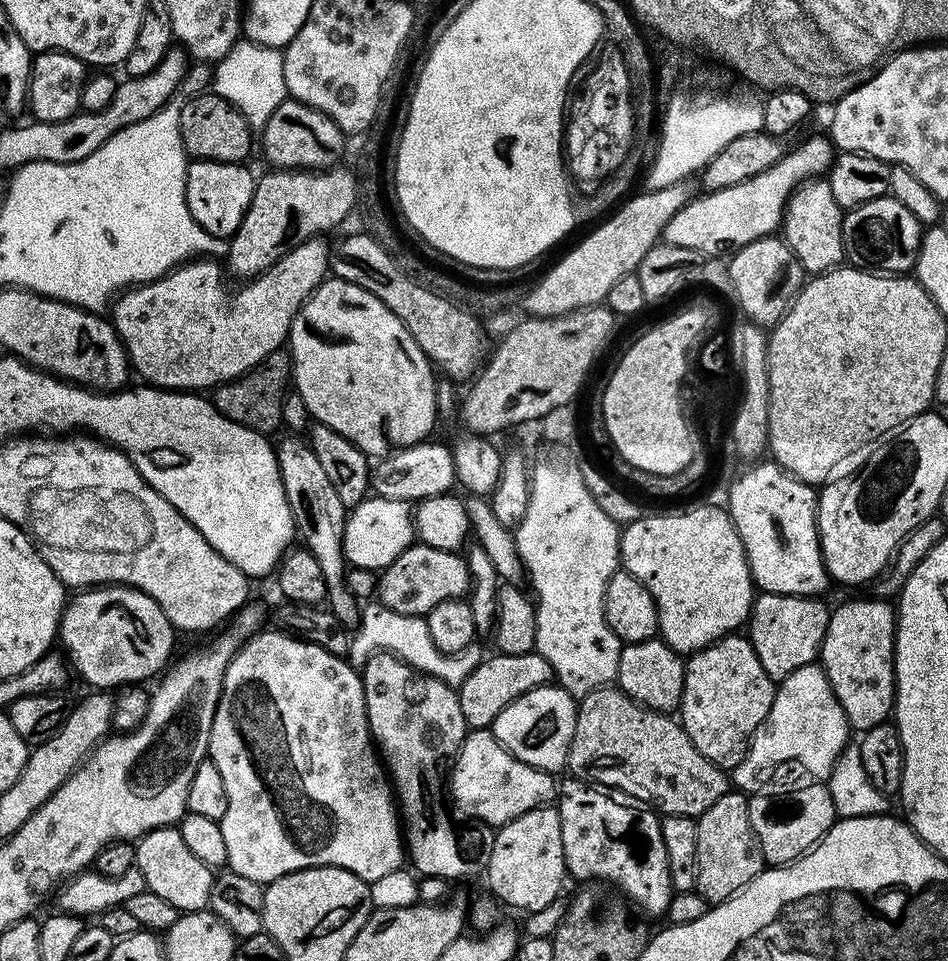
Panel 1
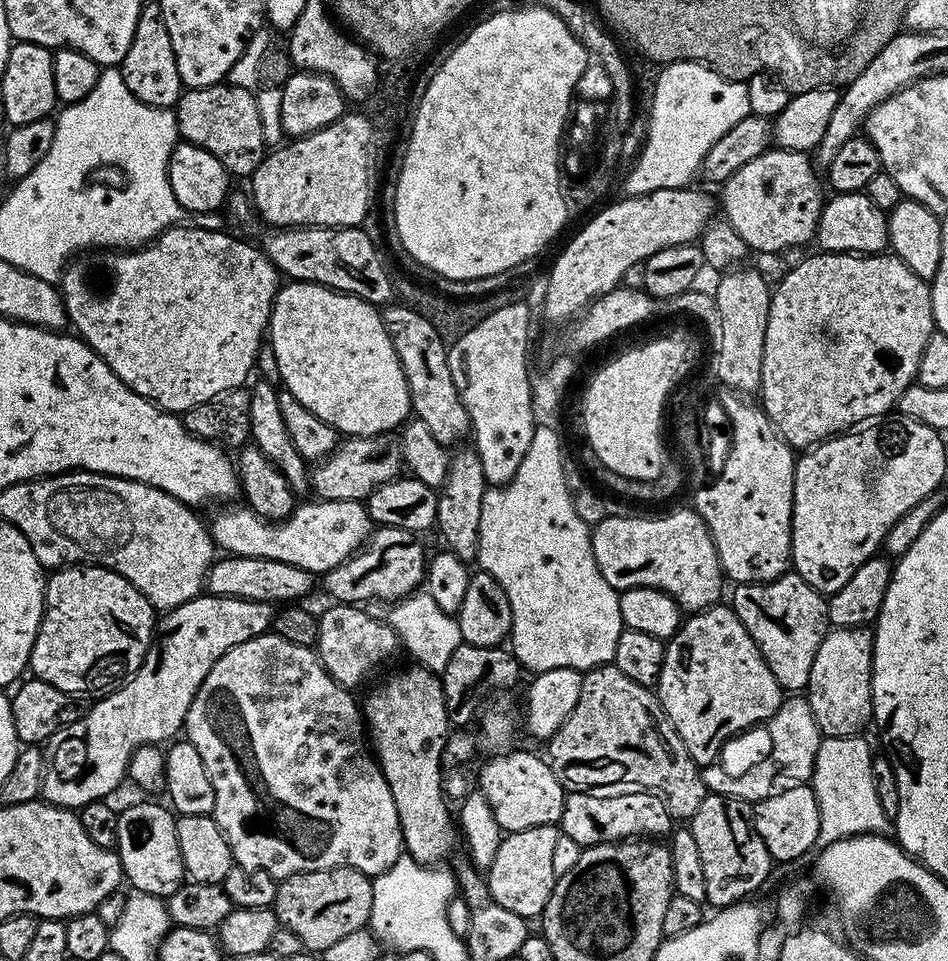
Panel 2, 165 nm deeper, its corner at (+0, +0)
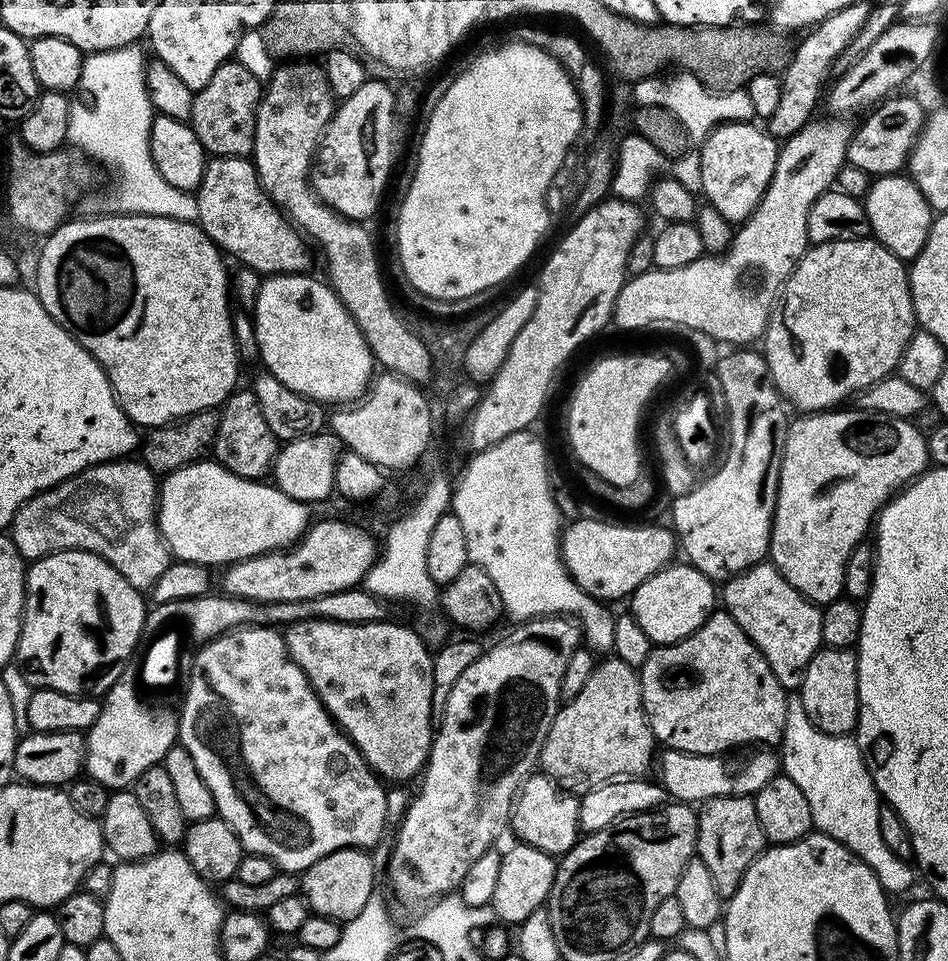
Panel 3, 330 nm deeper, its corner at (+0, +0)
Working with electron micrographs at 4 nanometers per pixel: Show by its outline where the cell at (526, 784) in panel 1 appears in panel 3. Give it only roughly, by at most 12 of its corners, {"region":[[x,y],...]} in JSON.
{"region":[[533,774],[512,806],[517,841],[560,858],[580,831],[580,801]]}

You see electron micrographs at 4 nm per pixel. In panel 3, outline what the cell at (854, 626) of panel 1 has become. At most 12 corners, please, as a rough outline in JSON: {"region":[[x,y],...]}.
{"region":[[821,647],[798,694],[831,736],[856,731],[858,662],[852,648]]}

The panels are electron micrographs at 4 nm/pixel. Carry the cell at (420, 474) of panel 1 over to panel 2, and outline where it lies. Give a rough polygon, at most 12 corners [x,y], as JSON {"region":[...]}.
{"region":[[391,435],[349,436],[310,472],[320,500],[367,501],[404,468]]}

